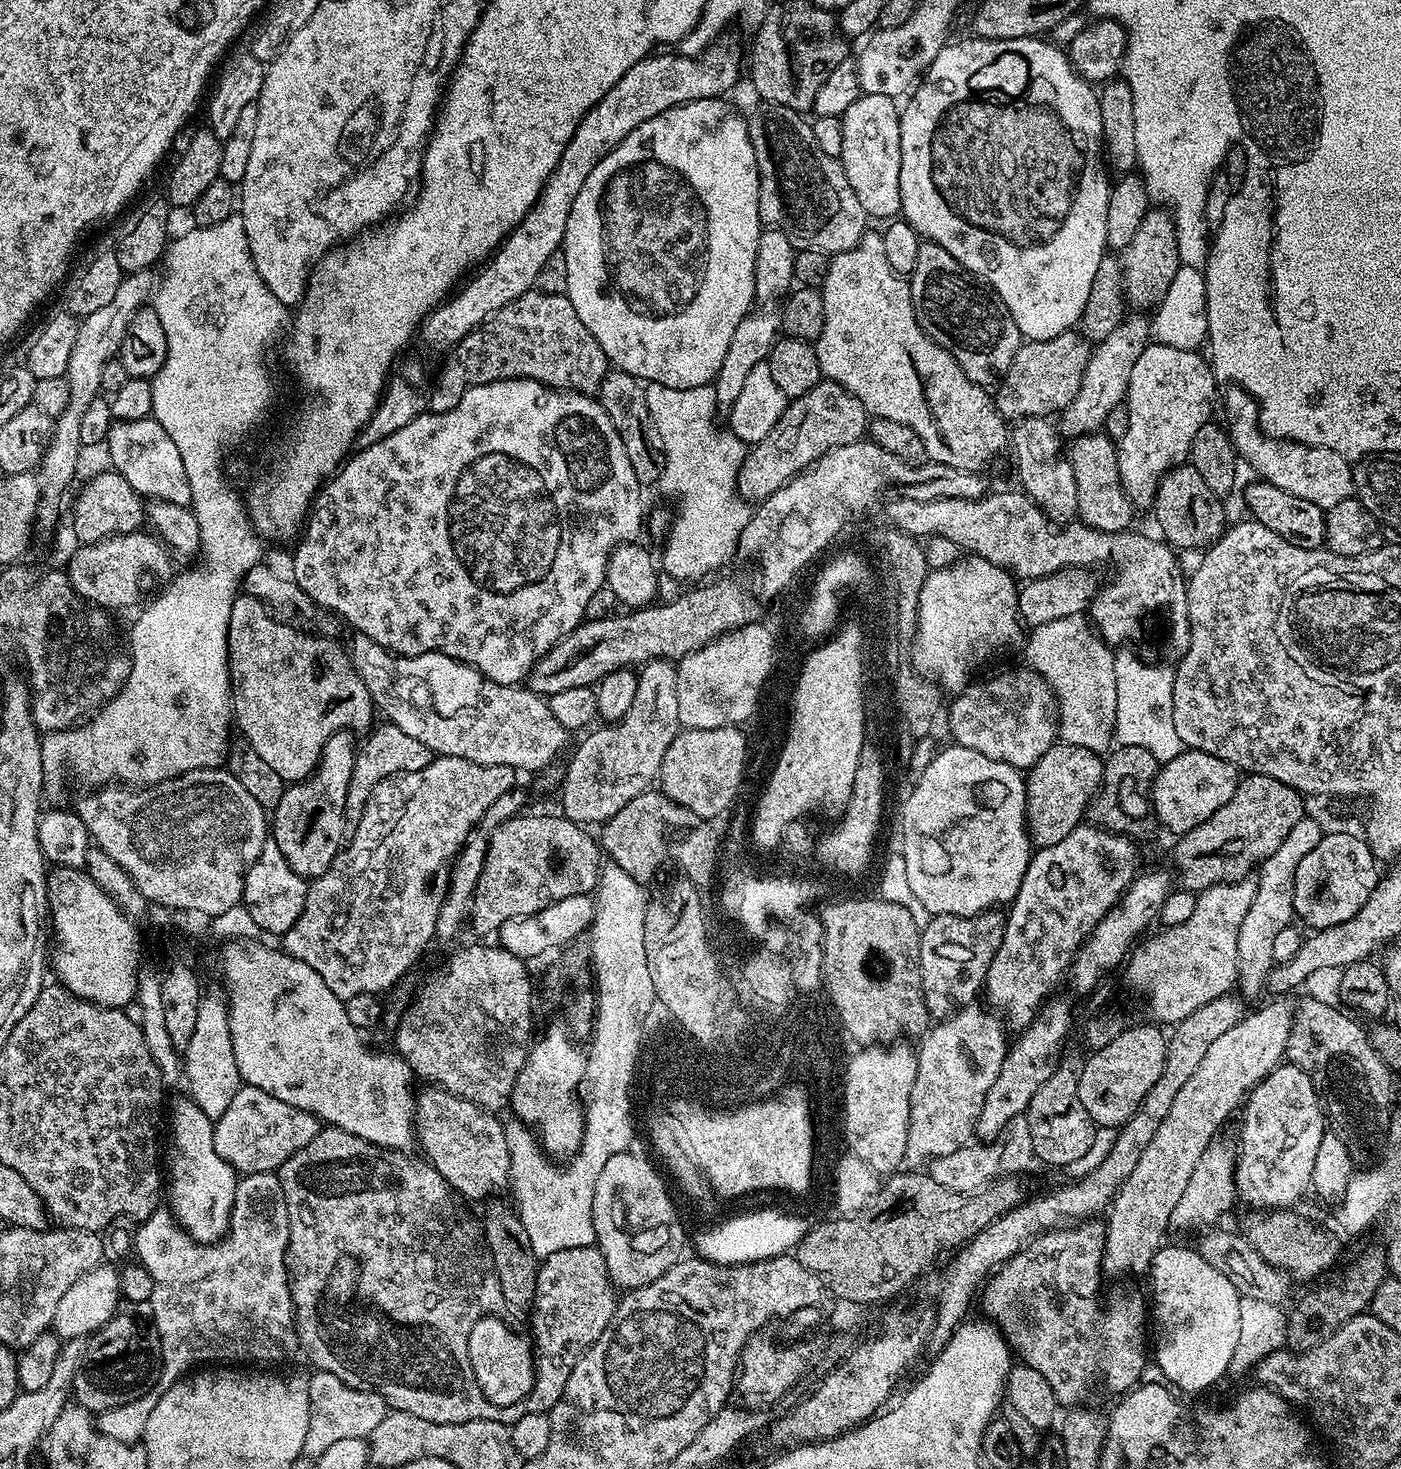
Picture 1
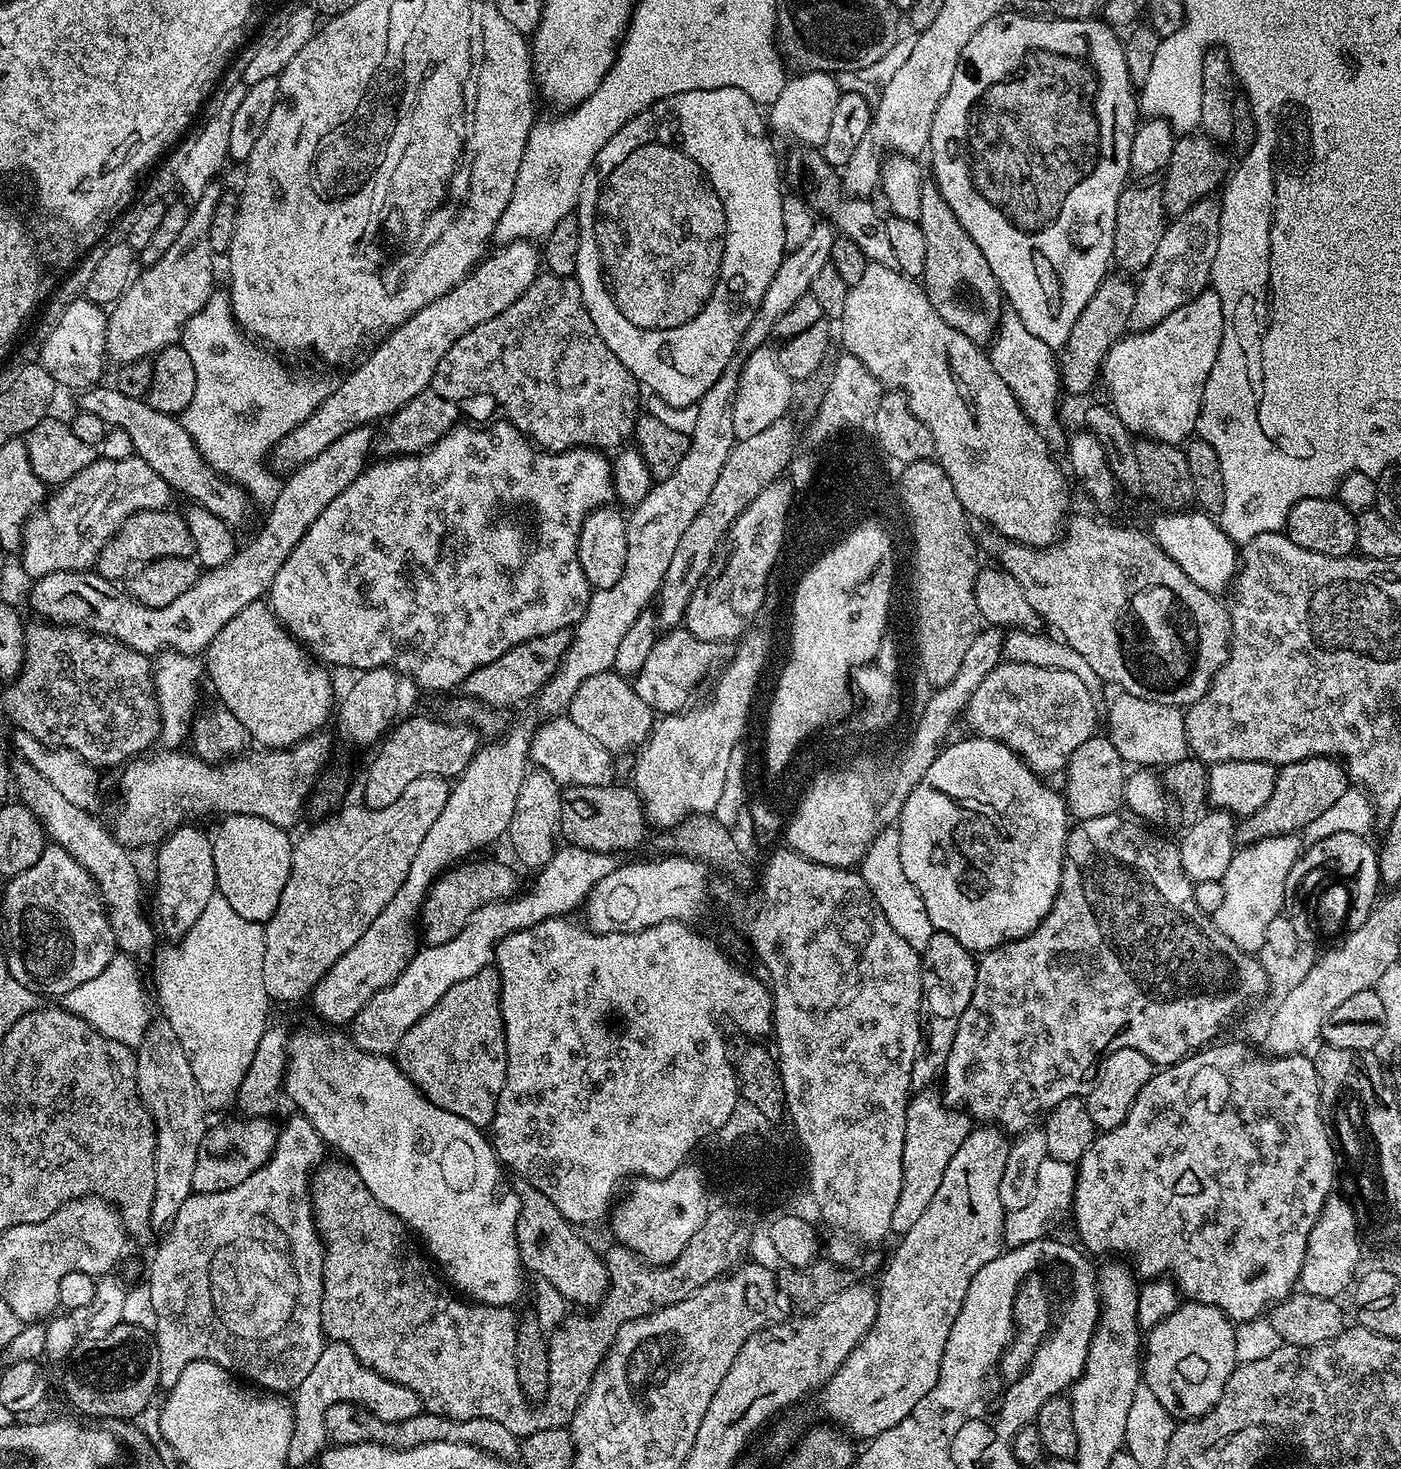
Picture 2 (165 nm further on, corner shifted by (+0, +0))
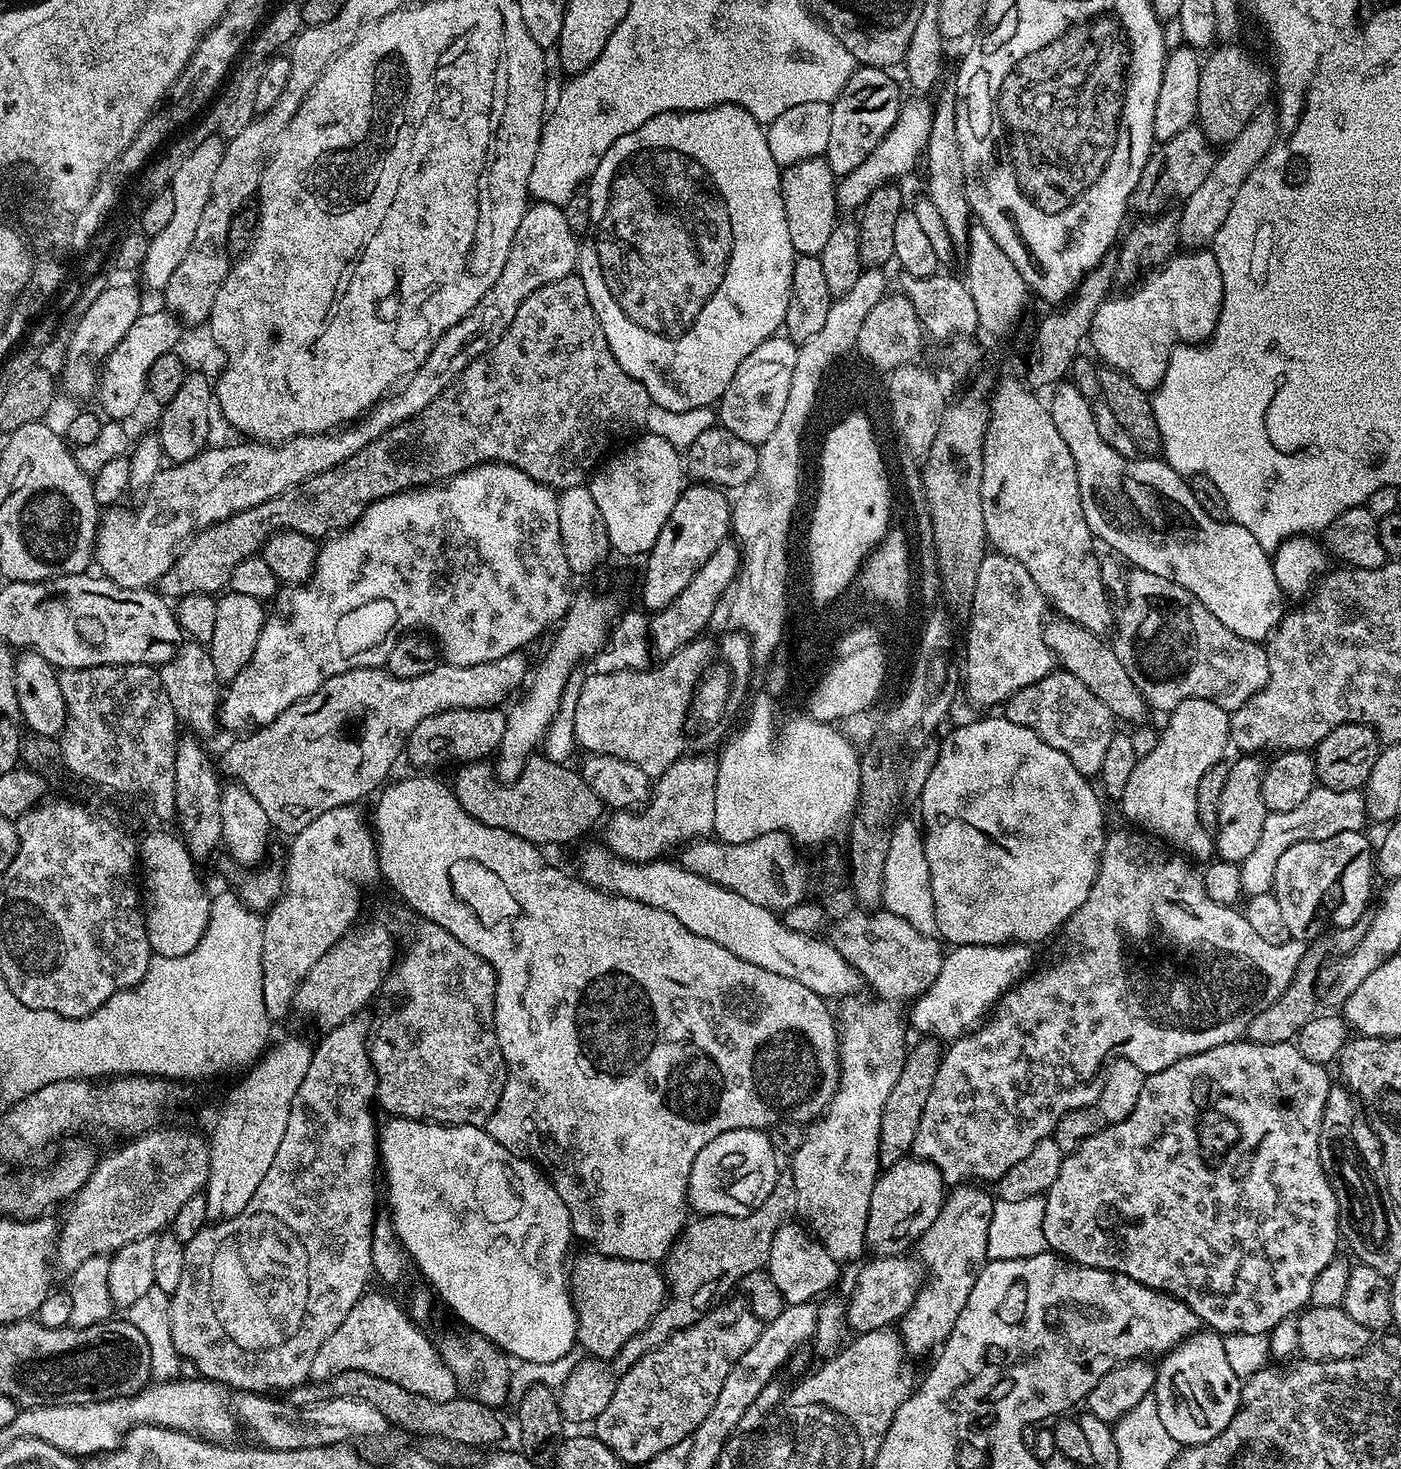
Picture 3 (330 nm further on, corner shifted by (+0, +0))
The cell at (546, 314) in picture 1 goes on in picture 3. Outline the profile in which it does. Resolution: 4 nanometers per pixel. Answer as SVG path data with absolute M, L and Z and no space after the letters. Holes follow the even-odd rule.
M573 274L566 278L558 278L558 282L550 282L538 290L534 290L534 294L530 294L530 298L526 298L526 302L522 302L522 306L518 306L518 314L514 314L514 322L510 322L503 338L487 352L483 352L477 360L470 362L470 366L466 366L462 375L446 390L442 390L442 394L438 394L438 398L434 398L434 402L430 402L430 406L426 406L426 410L422 410L406 422L394 426L389 432L382 434L374 442L370 442L370 446L362 446L362 450L358 450L358 454L346 458L346 462L342 462L298 486L290 486L290 490L286 490L250 510L235 512L230 518L217 524L211 524L209 528L203 528L201 532L196 533L179 549L176 561L172 563L170 570L166 570L166 574L162 574L162 578L158 582L158 592L165 598L223 593L228 588L230 578L234 574L234 566L238 566L238 562L242 562L246 558L257 555L263 549L265 542L276 532L297 532L313 538L327 538L350 527L375 500L381 500L399 492L407 492L409 489L426 488L430 484L450 480L453 476L462 474L467 468L473 468L476 464L491 464L493 462L509 464L520 470L522 474L534 478L538 483L553 490L563 490L584 484L586 477L597 467L598 461L605 455L605 453L603 454L604 448L610 447L612 440L621 439L620 441L623 441L625 438L639 433L644 428L646 414L653 407L652 400L646 394L646 386L642 386L642 382L630 378L630 374L626 374L626 370L622 370L622 366L618 366L618 362L606 342L606 334L602 334L602 326L594 314L594 306L590 306L590 298L586 298L586 286L580 275Z

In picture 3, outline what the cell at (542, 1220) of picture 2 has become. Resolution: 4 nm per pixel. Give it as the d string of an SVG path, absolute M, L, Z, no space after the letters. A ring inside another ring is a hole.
M600 1253L586 1254L573 1259L569 1283L576 1310L577 1345L584 1348L593 1359L611 1361L630 1338L643 1330L653 1314L664 1304L668 1296L667 1279L654 1262L638 1262L632 1259L616 1259Z

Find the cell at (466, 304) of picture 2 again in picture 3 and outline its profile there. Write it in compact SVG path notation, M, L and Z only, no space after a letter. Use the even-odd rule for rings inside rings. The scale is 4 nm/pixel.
M533 203L525 210L521 225L518 226L517 233L514 234L513 244L510 246L509 257L502 266L502 274L494 282L490 290L430 350L426 362L418 371L413 372L408 377L406 383L399 390L379 400L369 412L364 413L359 420L331 432L319 432L313 436L295 436L281 444L261 444L259 442L240 442L244 444L228 444L225 448L215 448L209 446L200 452L190 462L182 462L175 466L161 467L160 473L148 483L147 488L143 489L144 505L131 516L124 509L124 506L112 506L103 513L102 519L96 530L96 540L94 547L94 564L105 577L113 580L118 586L123 588L147 588L151 589L170 570L170 566L176 561L178 549L185 542L192 539L196 533L201 532L203 528L209 528L211 524L222 522L230 518L235 512L245 512L286 490L290 486L298 486L358 454L362 446L370 446L382 434L386 434L394 426L406 422L414 414L426 410L442 390L453 384L458 377L474 362L483 352L494 347L506 334L510 322L514 322L514 314L518 314L518 306L534 294L542 286L550 282L558 282L558 278L566 278L573 275L574 269L578 264L578 236L570 230L566 223L566 214L563 207L558 204L541 204Z

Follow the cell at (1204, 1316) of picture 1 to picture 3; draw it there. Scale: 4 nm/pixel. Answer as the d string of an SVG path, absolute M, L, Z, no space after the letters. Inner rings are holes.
M1201 1330L1161 1357L1152 1395L1158 1402L1158 1418L1169 1431L1170 1438L1174 1438L1178 1446L1192 1447L1212 1441L1230 1424L1240 1408L1242 1388L1242 1378L1234 1374L1227 1361L1223 1337L1211 1330Z

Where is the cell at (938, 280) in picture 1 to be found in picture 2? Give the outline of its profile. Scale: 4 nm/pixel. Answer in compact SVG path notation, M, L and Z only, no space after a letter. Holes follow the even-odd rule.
M931 178L924 182L918 223L926 238L926 270L922 287L930 298L930 306L938 310L938 318L942 318L942 322L954 326L954 330L970 338L970 342L981 346L991 345L1002 315L1000 284L994 278L994 270L990 270L990 262L986 262L974 238L966 234L962 222L954 218L954 210L946 206L946 198L942 198L935 180Z

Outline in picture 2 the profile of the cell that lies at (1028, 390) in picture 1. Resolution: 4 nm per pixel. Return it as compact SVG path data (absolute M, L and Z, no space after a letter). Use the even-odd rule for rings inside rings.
M1109 274L1094 290L1090 302L1078 314L1074 330L1069 332L1068 339L1063 341L1058 352L1060 383L1065 393L1073 392L1080 396L1083 392L1091 393L1102 376L1104 359L1113 346L1129 331L1130 314L1134 311L1137 285L1132 284L1127 275ZM1116 275L1116 276L1115 276Z

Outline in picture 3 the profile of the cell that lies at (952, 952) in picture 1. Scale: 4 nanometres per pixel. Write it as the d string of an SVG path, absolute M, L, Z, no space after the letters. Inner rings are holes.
M920 1038L913 1048L911 1045L907 1049L902 1074L898 1074L898 1082L894 1082L894 1090L890 1090L890 1098L886 1098L886 1106L882 1109L882 1130L878 1141L881 1169L894 1166L894 1162L905 1159L911 1153L914 1137L918 1135L926 1101L930 1098L930 1090L934 1090L934 1078L938 1074L938 1066L944 1053L941 1041L935 1038Z

